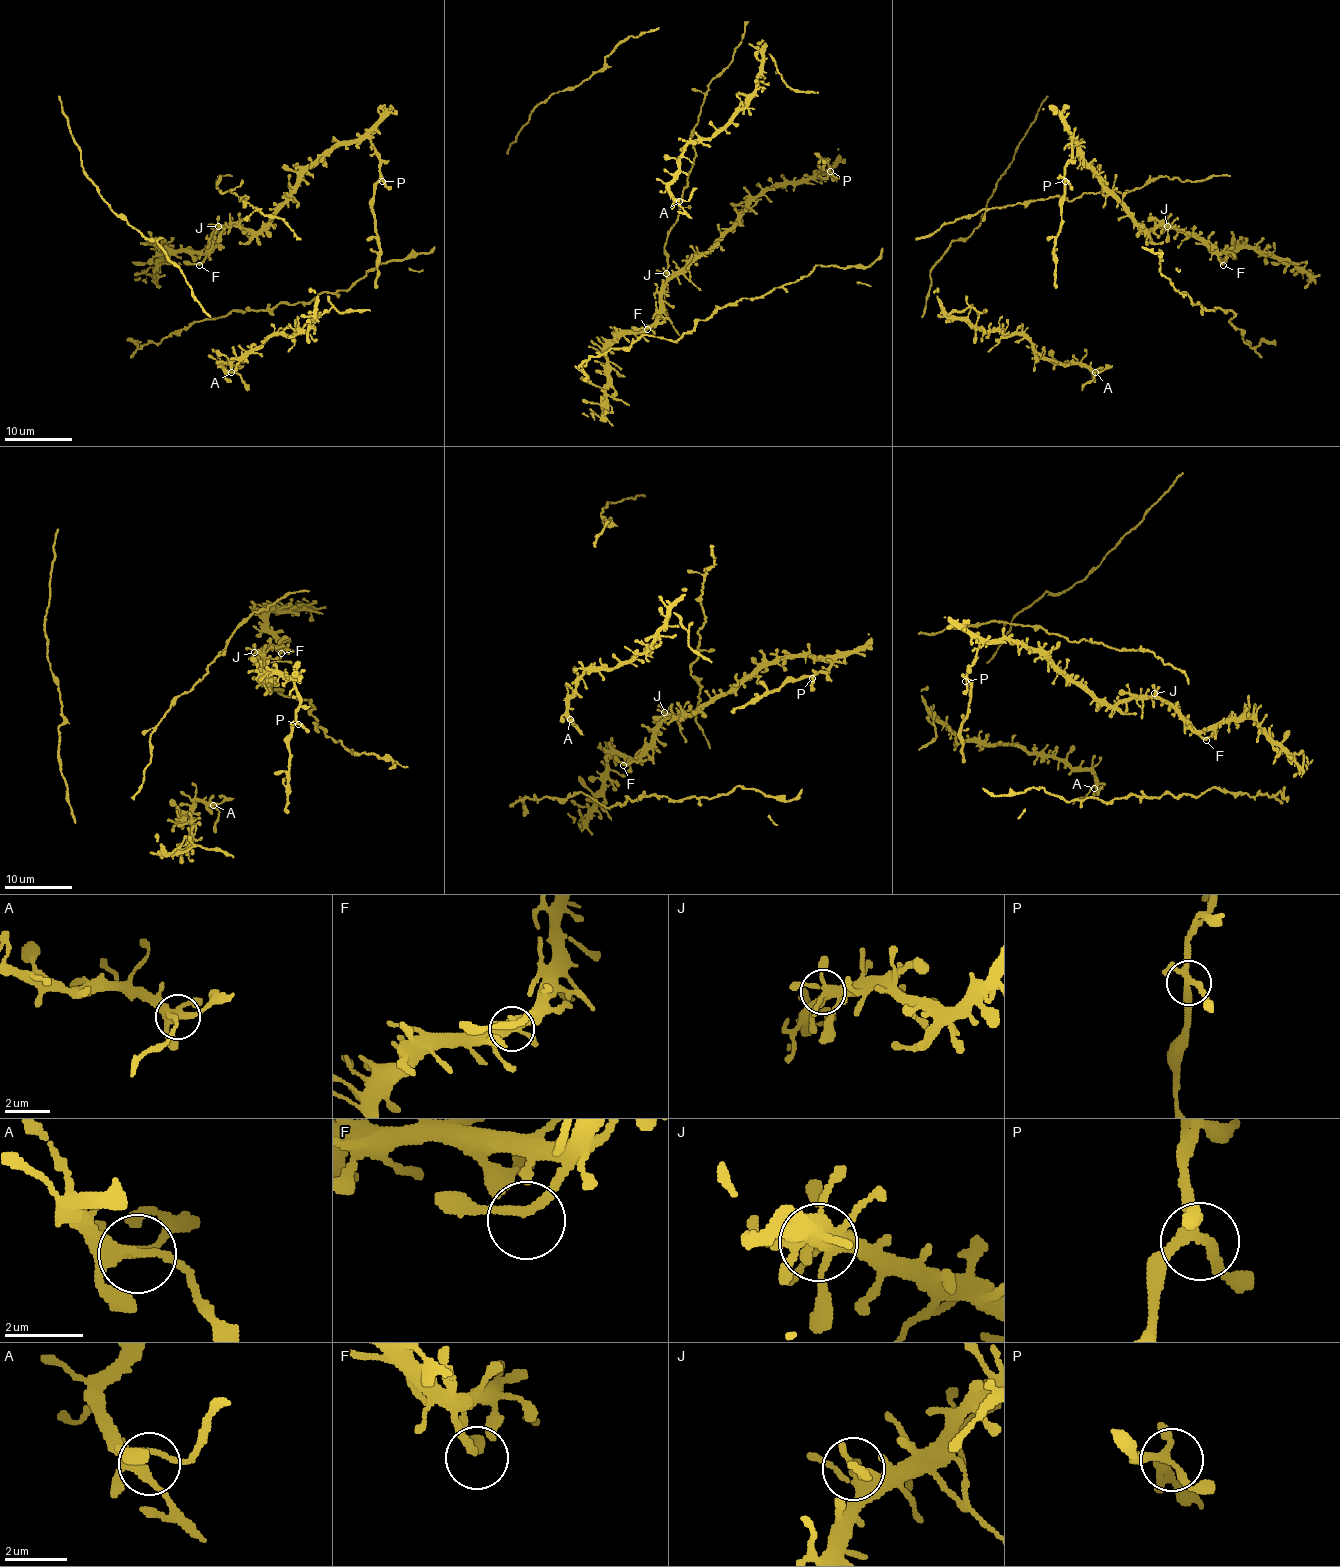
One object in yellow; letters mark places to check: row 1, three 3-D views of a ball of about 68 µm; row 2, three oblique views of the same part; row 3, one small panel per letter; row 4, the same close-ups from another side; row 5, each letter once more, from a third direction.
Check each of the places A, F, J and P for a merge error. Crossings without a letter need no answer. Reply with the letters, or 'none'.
none

